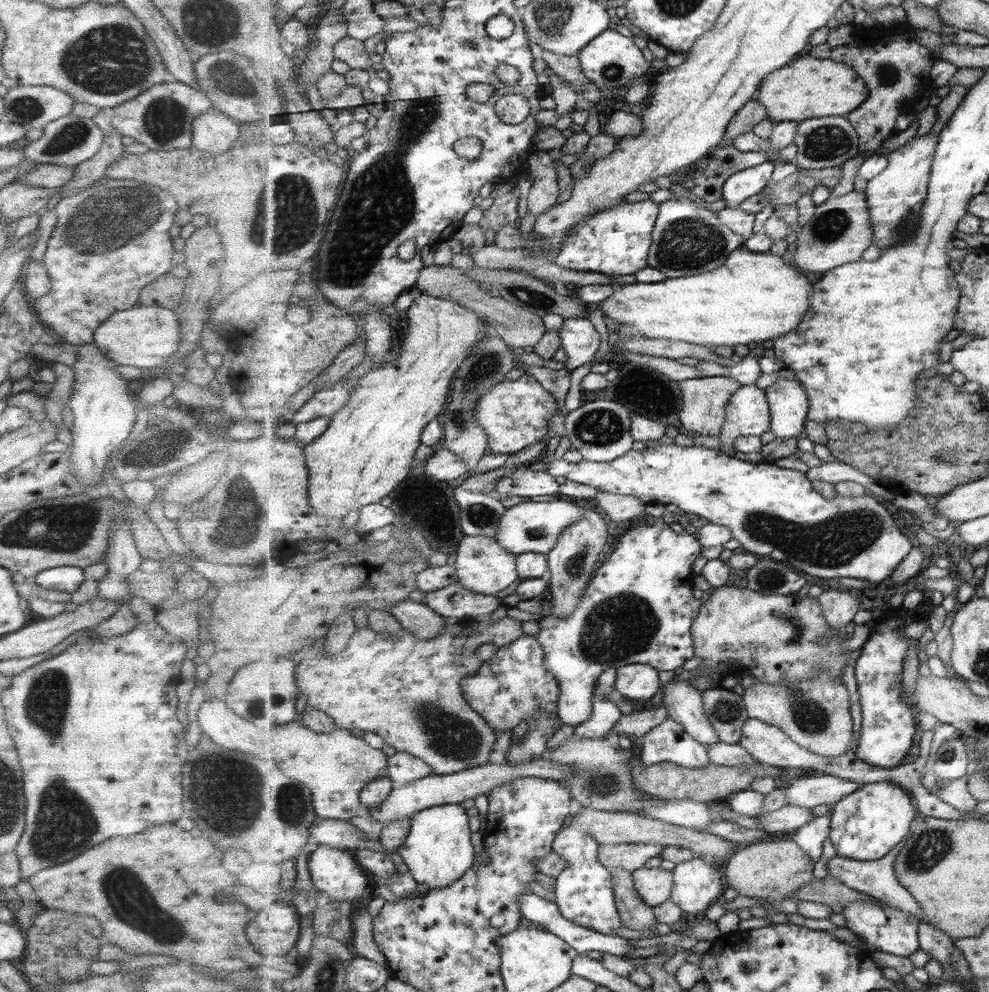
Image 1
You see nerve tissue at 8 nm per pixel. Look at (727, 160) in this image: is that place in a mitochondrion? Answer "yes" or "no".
no

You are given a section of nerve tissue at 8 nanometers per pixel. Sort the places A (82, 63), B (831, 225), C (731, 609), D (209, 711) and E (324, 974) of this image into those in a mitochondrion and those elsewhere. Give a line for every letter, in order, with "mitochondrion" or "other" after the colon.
A: mitochondrion
B: mitochondrion
C: other
D: other
E: mitochondrion

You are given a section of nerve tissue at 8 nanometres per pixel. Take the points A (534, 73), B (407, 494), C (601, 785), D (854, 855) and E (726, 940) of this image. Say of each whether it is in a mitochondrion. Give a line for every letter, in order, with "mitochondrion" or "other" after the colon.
A: other
B: other
C: mitochondrion
D: other
E: other

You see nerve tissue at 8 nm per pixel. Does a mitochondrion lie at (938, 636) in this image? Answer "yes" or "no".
no

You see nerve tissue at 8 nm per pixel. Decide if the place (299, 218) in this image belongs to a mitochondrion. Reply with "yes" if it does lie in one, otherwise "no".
yes

